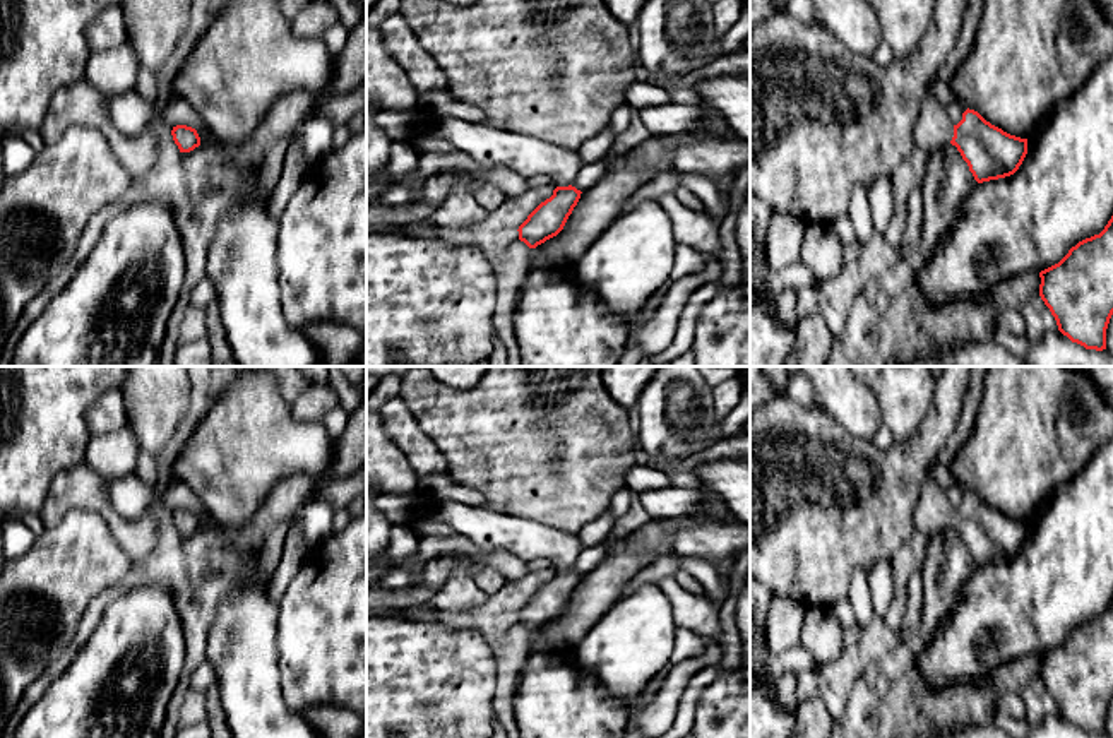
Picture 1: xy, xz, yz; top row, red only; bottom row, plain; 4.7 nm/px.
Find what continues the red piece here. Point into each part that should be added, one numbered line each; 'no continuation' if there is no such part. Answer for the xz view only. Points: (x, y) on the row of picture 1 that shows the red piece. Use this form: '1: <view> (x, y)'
1: xz (528, 156)

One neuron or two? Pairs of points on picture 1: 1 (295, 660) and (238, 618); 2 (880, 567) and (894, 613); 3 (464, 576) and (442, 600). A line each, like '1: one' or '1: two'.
1: two
2: two
3: one

